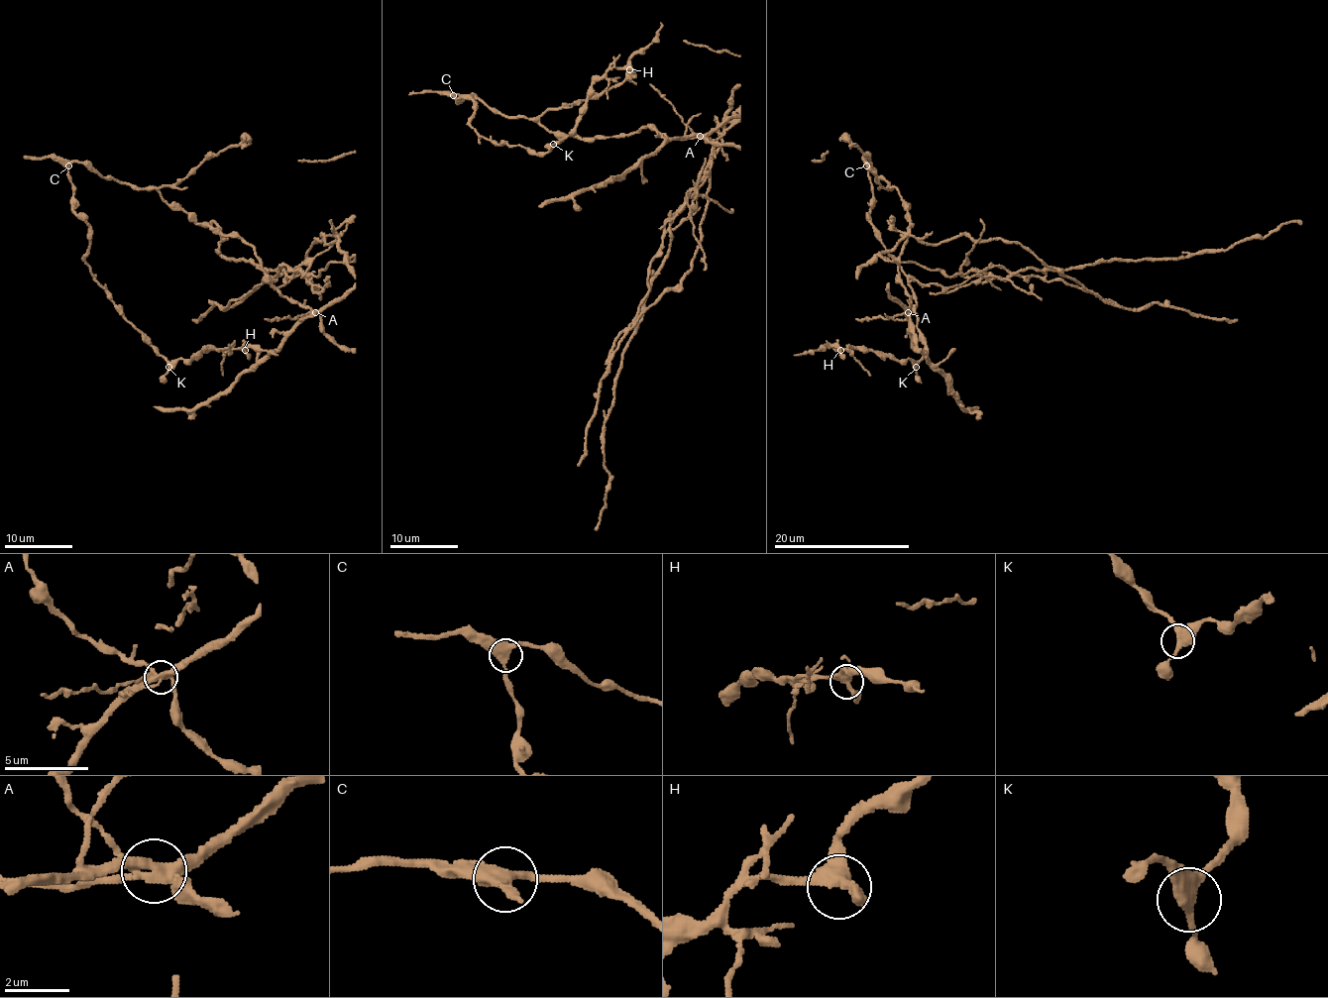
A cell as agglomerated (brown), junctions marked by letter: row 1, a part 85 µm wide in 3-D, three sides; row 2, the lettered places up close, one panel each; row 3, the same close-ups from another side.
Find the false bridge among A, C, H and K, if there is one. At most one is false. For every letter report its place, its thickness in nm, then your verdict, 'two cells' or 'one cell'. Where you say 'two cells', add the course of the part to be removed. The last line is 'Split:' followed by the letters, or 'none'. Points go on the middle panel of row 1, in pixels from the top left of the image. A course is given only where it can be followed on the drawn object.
A: at (700, 136); 360 nm thick; two cells
C: at (453, 95); 380 nm thick; one cell
H: at (629, 69); 380 nm thick; one cell
K: at (553, 144); 400 nm thick; one cell
Split: A

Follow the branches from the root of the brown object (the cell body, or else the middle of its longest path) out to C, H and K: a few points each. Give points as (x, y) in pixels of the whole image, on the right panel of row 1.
C: (899, 273), (899, 257), (911, 226), (907, 206), (899, 191), (888, 187), (866, 163), (866, 166)
H: (899, 273), (911, 226), (907, 206), (866, 163), (870, 220), (907, 277), (924, 355), (912, 362), (840, 350)
K: (899, 273), (911, 226), (907, 206), (866, 163), (870, 220), (916, 301), (924, 345), (916, 367)

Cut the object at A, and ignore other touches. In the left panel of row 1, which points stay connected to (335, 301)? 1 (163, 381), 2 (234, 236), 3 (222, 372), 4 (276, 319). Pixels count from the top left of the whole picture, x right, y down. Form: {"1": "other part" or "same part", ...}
{"1": "other part", "2": "other part", "3": "other part", "4": "other part"}

